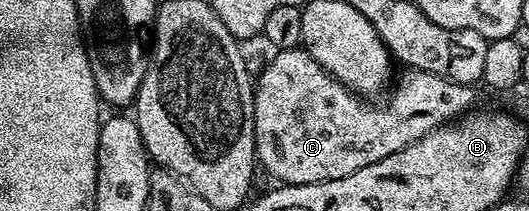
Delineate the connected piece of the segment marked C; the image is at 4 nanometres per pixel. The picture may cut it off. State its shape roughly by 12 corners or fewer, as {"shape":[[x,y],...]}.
{"shape":[[302,47],[258,73],[255,154],[279,184],[345,178],[470,113],[404,71],[364,102]]}

